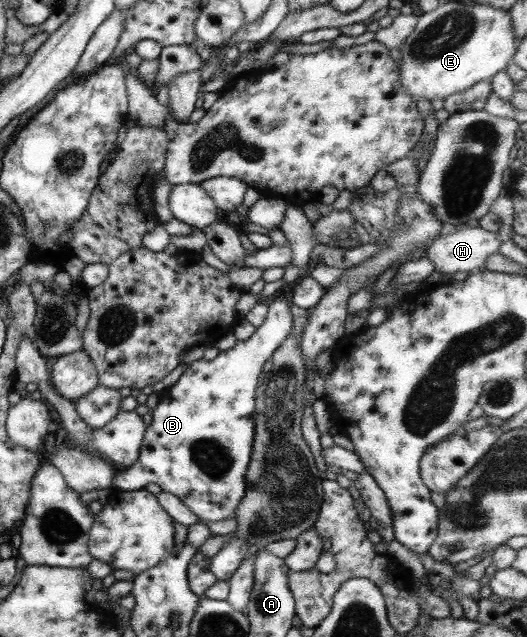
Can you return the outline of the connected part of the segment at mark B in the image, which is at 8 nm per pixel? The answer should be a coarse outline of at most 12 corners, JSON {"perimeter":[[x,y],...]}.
{"perimeter":[[284,300],[244,341],[158,394],[111,490],[171,493],[235,518],[261,366],[291,331]]}

